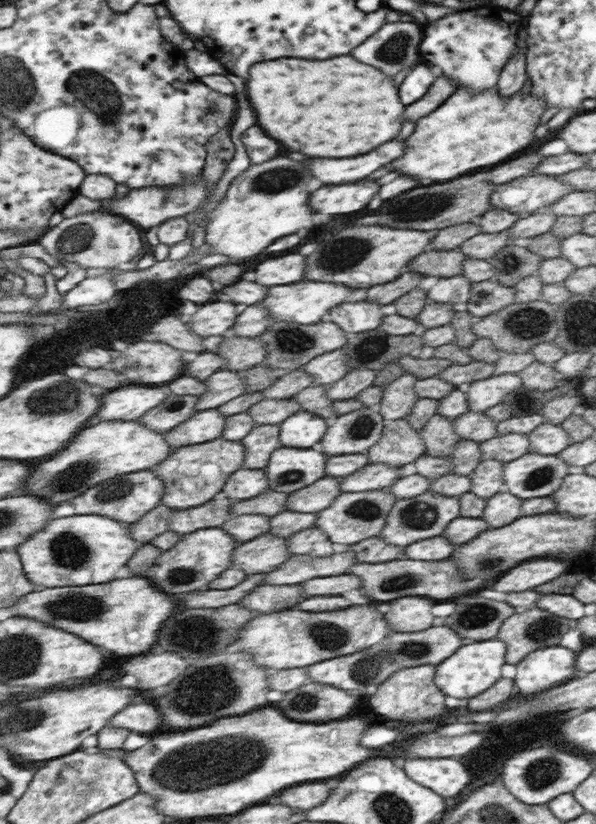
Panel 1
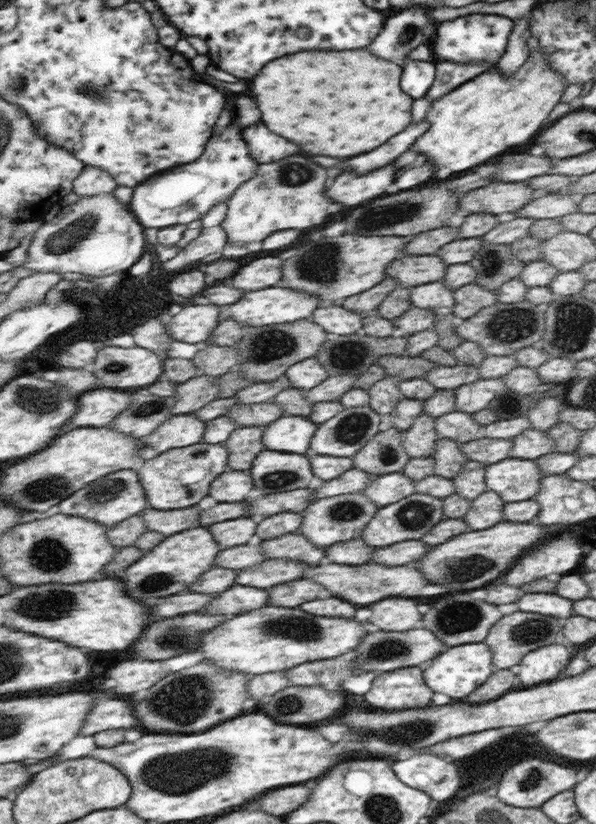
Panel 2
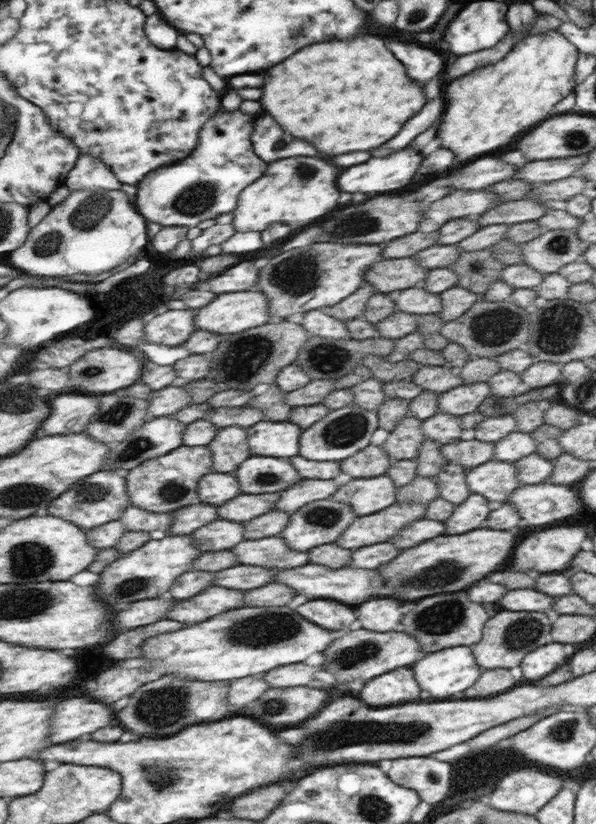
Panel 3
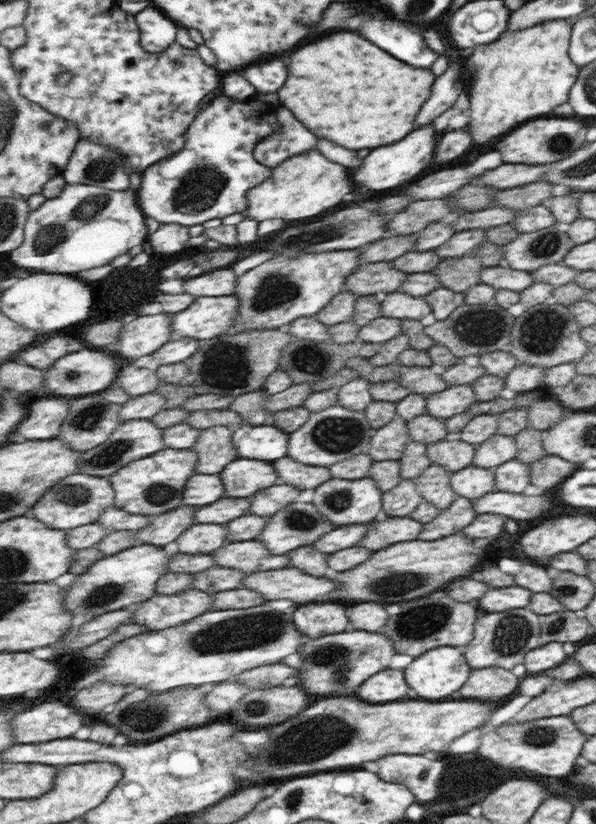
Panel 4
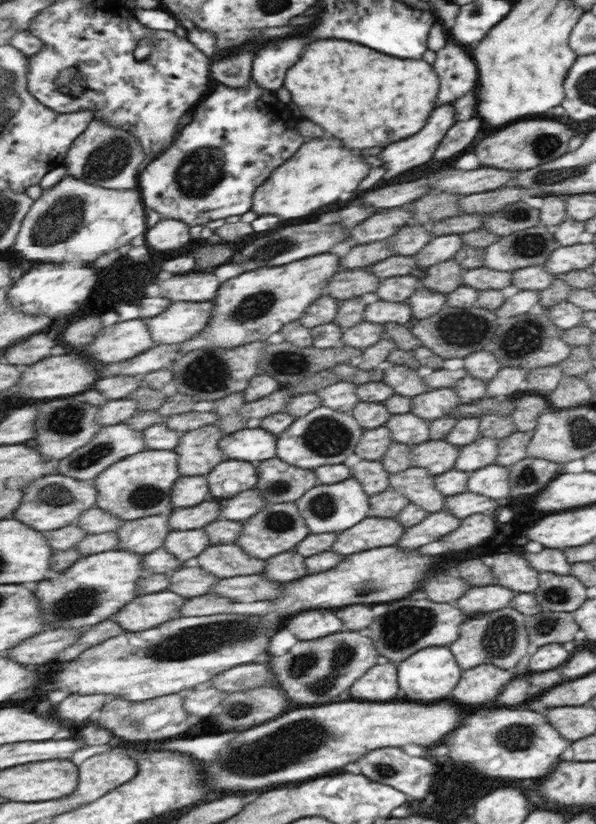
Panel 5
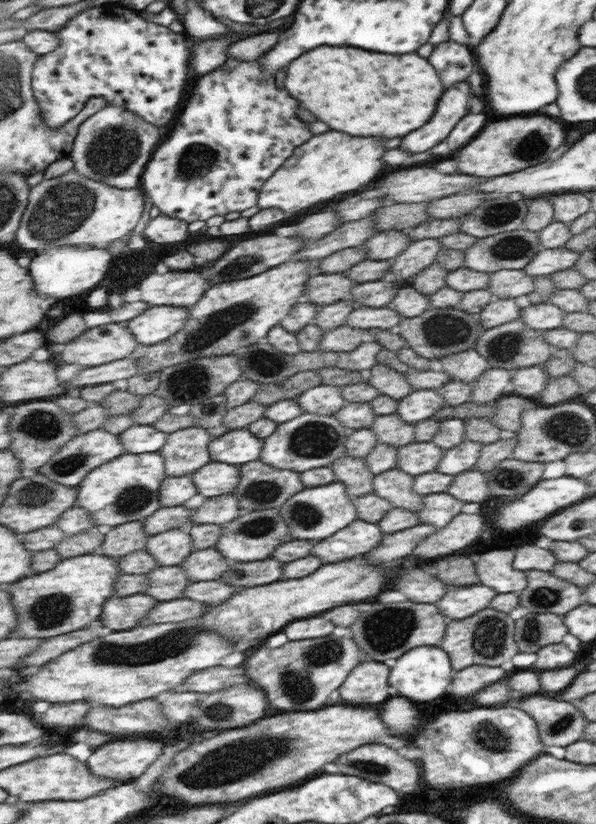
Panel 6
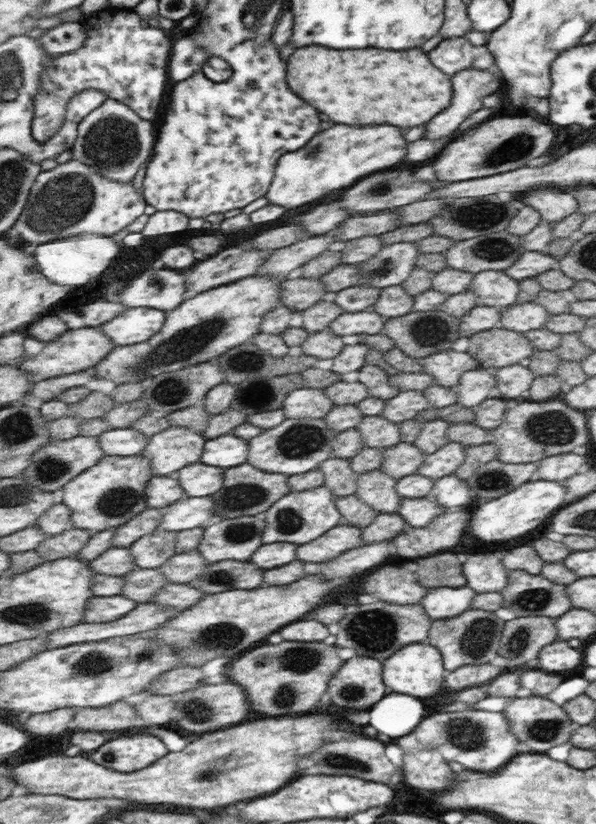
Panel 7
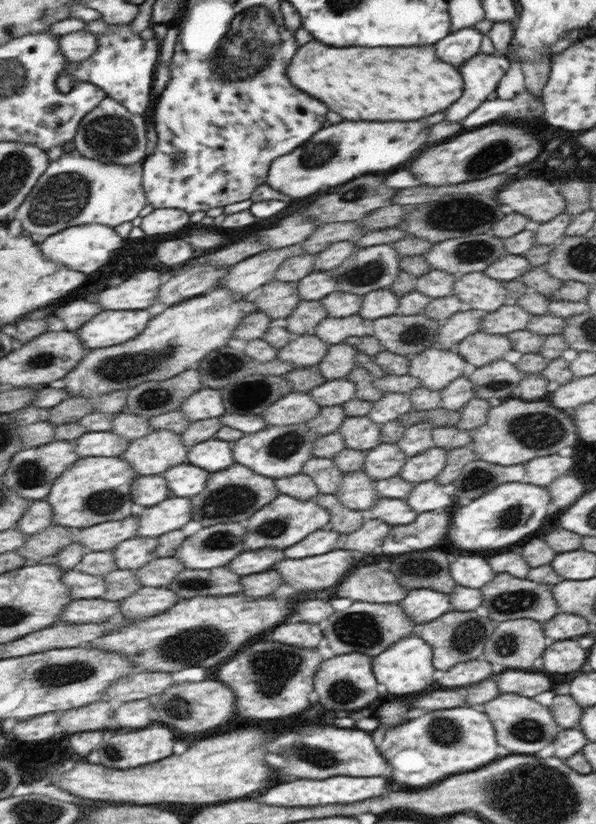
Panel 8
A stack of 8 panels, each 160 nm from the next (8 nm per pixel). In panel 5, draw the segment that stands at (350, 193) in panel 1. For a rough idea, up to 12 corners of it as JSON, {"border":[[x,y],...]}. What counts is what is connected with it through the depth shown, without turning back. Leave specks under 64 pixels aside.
{"border":[[439,106],[419,136],[395,142],[381,154],[385,180],[427,164],[447,130],[455,106]]}

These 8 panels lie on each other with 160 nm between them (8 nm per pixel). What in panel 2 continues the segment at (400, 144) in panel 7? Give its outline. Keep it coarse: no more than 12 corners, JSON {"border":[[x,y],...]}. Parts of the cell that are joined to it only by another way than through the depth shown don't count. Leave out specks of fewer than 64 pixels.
{"border":[[261,164],[228,202],[230,242],[327,220],[327,168]]}

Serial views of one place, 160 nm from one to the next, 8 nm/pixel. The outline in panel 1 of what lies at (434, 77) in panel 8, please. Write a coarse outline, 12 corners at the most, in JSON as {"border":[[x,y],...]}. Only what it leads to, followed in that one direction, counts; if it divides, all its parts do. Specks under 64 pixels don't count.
{"border":[[353,56],[255,64],[267,134],[313,158],[393,140],[393,78]]}

